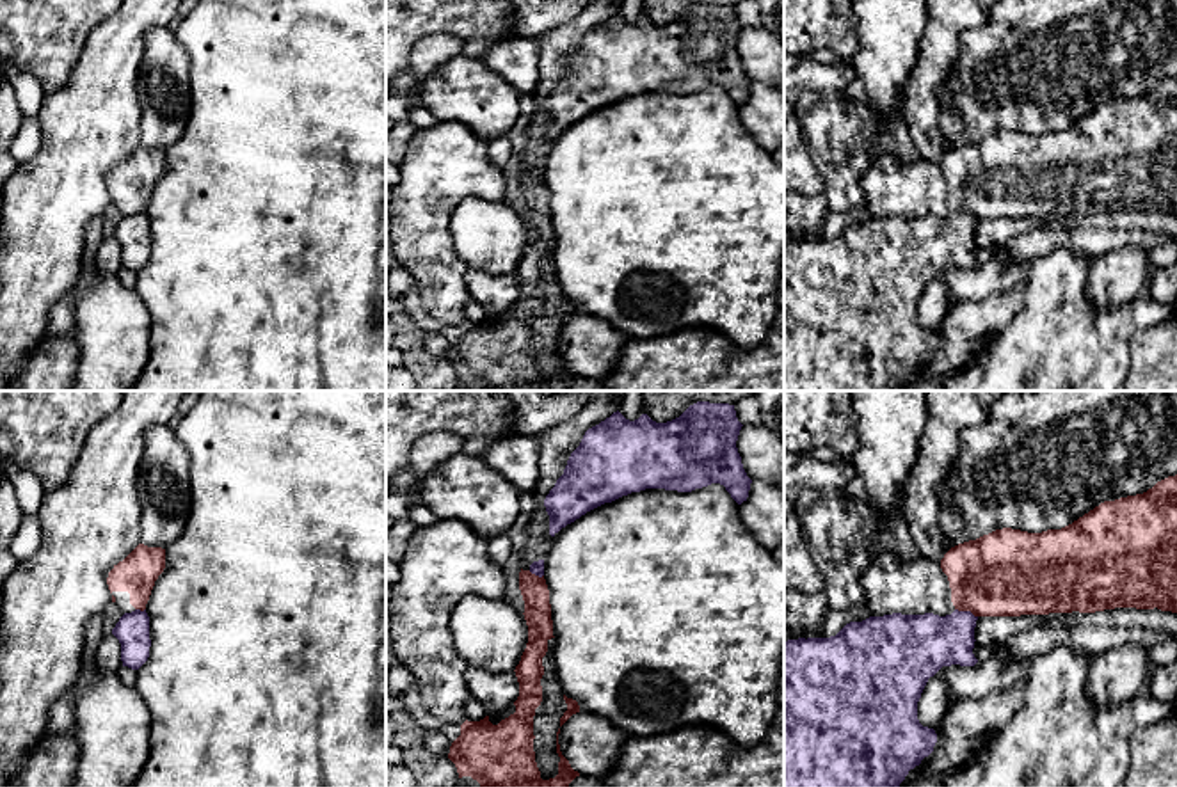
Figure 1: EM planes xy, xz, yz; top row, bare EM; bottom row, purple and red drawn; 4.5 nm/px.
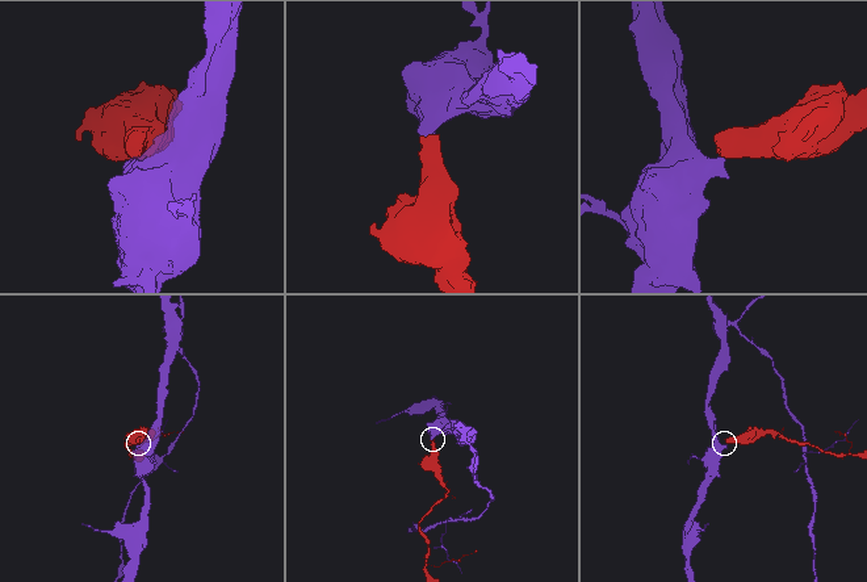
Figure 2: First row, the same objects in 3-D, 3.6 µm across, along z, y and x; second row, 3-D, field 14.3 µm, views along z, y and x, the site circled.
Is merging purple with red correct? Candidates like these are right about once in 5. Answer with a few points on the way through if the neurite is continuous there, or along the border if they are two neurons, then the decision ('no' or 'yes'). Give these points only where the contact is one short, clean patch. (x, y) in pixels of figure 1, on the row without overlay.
along yz (955, 210), (968, 212), (976, 219) | no

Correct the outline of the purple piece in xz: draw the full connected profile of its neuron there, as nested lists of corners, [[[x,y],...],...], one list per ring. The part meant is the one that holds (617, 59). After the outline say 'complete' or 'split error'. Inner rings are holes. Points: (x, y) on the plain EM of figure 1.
[[[697,4],[667,25],[656,25],[647,16],[629,23],[619,12],[613,14],[585,34],[564,76],[546,98],[549,137],[555,139],[562,130],[605,105],[645,91],[692,94],[720,85],[741,107],[752,85],[736,50],[741,28],[734,7],[729,5]]]; complete

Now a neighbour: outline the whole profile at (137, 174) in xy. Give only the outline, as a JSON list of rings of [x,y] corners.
[[[139,146],[108,174],[107,187],[123,215],[144,213],[155,183],[165,171],[165,151]]]

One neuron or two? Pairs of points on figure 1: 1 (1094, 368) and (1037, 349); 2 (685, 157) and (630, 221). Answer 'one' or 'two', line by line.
1: one
2: one

